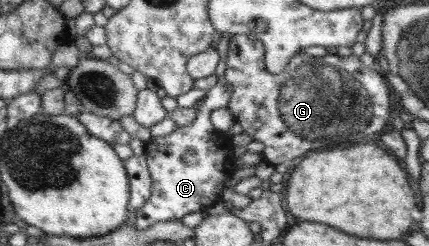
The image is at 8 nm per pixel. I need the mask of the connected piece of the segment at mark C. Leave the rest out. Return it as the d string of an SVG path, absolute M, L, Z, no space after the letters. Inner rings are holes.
M220 80L219 83L210 87L205 97L195 105L197 117L195 117L193 123L177 126L177 129L165 135L165 137L151 137L146 142L143 155L146 157L150 179L152 180L152 188L149 199L143 205L143 208L137 211L134 224L137 229L148 228L159 221L180 221L187 214L204 212L207 208L222 201L222 191L226 188L224 181L227 179L227 176L235 171L234 147L231 137L215 129L212 117L216 109L228 107L231 95L232 92L224 85L224 81ZM188 149L193 150L193 153L187 153Z

